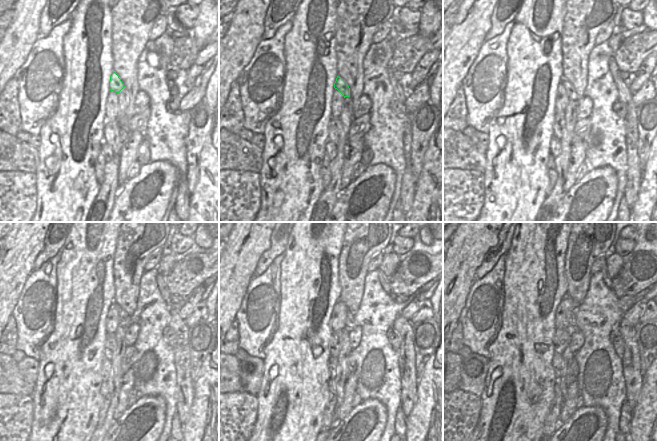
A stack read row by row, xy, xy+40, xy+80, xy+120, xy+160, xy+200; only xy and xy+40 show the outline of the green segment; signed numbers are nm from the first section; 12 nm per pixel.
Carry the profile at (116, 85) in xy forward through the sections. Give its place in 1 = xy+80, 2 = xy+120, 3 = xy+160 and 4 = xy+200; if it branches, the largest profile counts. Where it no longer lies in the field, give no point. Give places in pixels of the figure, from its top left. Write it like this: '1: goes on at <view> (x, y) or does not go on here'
1: goes on at xy+80 (570, 91)
2: goes on at xy+120 (125, 319)
3: goes on at xy+160 (349, 322)
4: goes on at xy+200 (573, 321)

